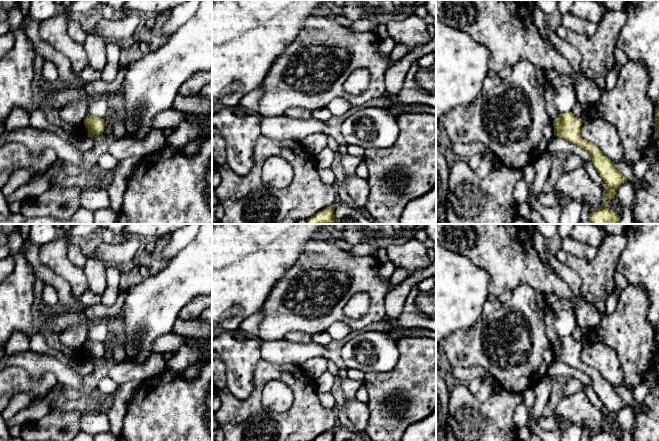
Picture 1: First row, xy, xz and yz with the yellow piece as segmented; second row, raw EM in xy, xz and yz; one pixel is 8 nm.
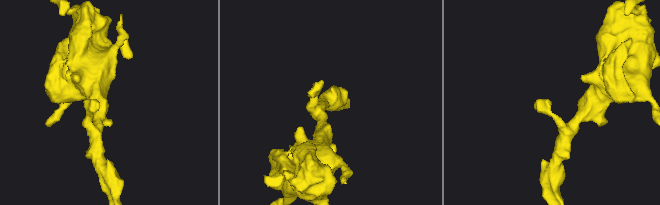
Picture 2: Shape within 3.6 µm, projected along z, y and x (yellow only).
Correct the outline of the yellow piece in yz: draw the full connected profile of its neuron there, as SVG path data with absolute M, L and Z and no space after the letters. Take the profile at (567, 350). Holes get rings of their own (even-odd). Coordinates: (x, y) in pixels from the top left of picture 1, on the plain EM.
M572 336L559 338L558 343L553 345L554 359L587 374L592 381L592 387L597 397L607 410L607 413L603 414L603 426L600 432L590 437L589 441L620 441L613 434L606 431L605 425L615 422L615 414L624 408L626 403L617 389L605 380L596 369L581 361L582 346L583 343L575 341Z

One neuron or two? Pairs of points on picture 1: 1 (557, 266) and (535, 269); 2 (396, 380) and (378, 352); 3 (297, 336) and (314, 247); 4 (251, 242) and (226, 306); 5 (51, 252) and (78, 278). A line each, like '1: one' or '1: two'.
1: two
2: two
3: two
4: one
5: one

